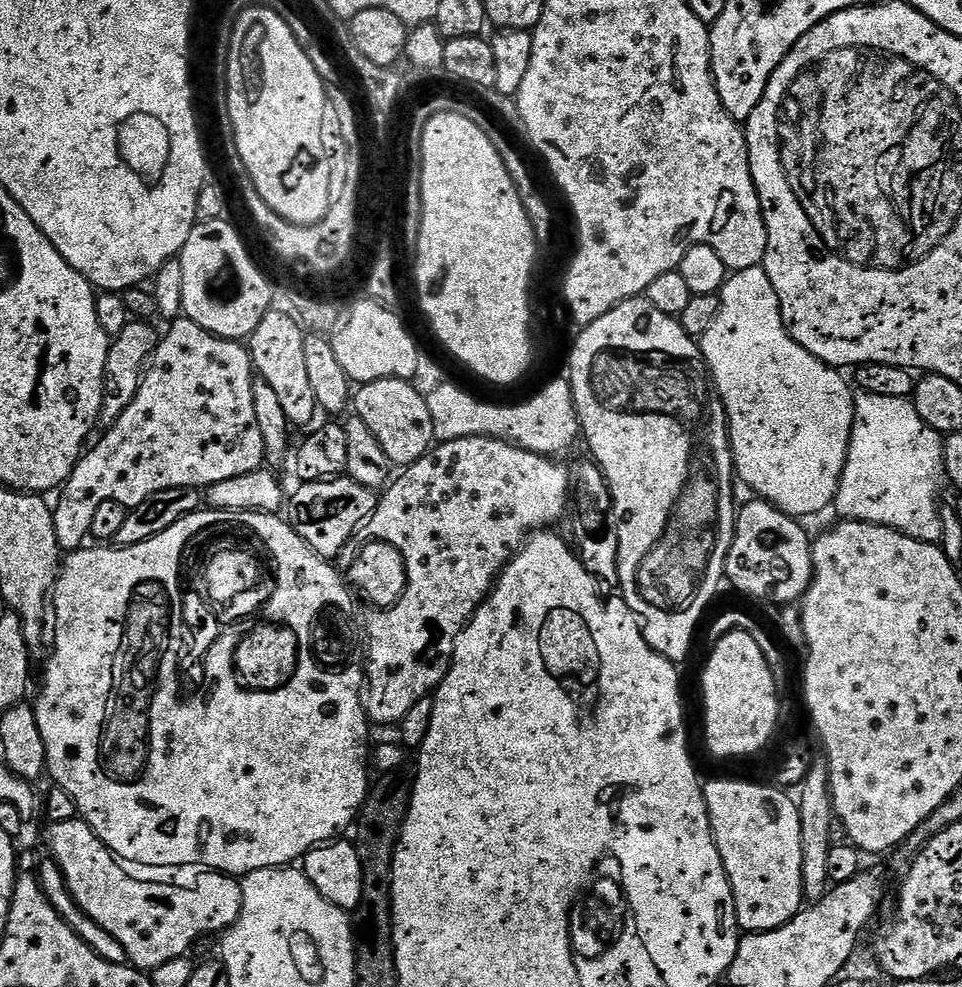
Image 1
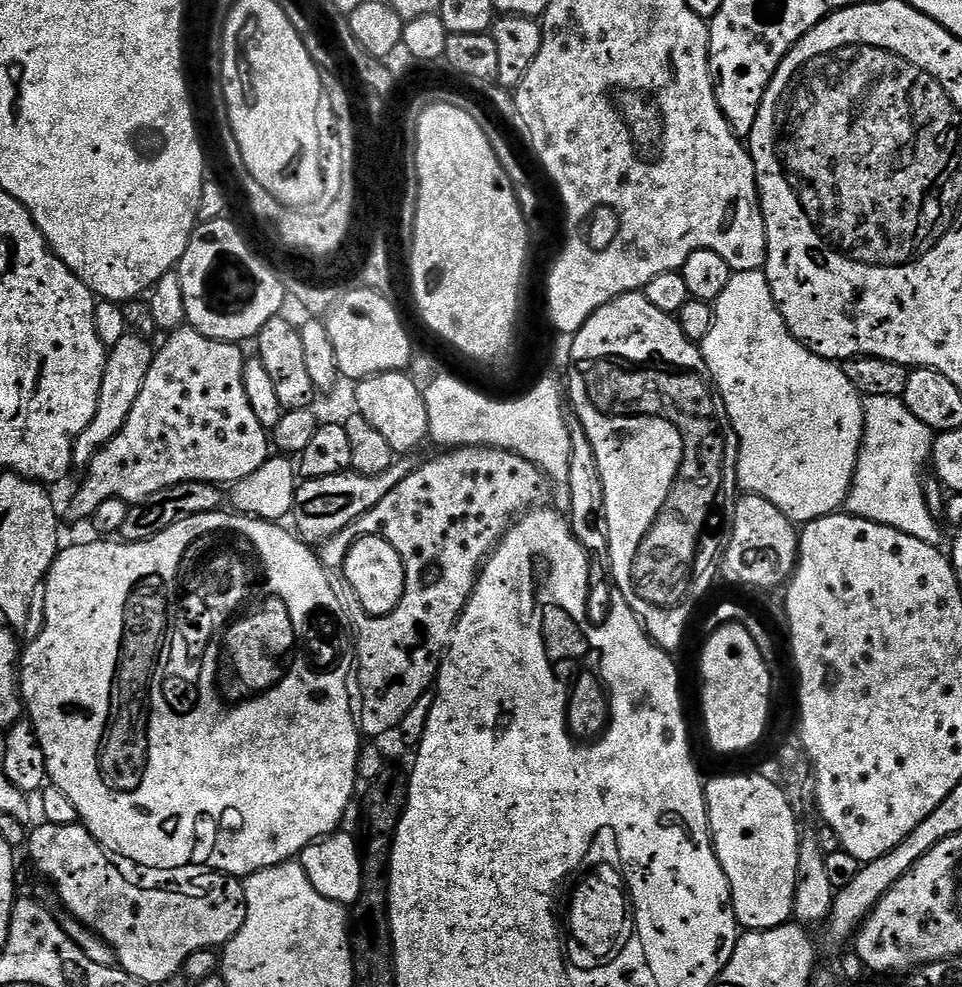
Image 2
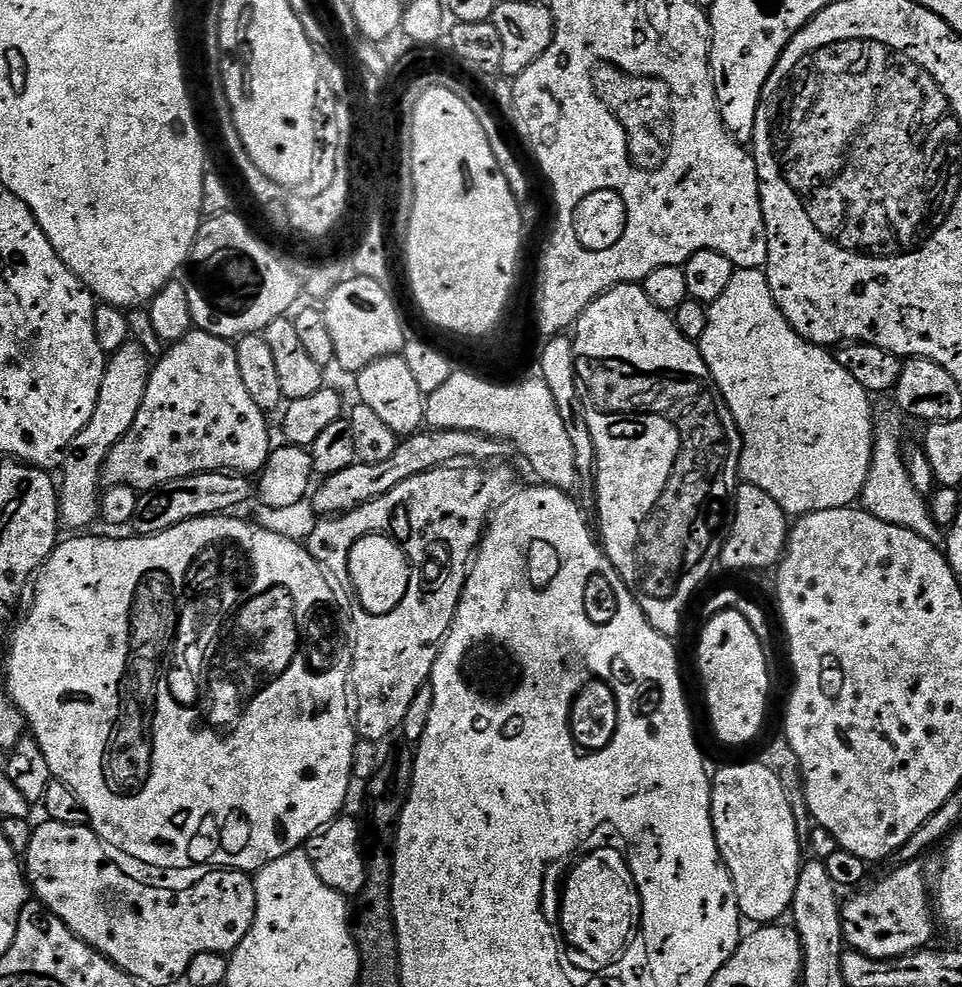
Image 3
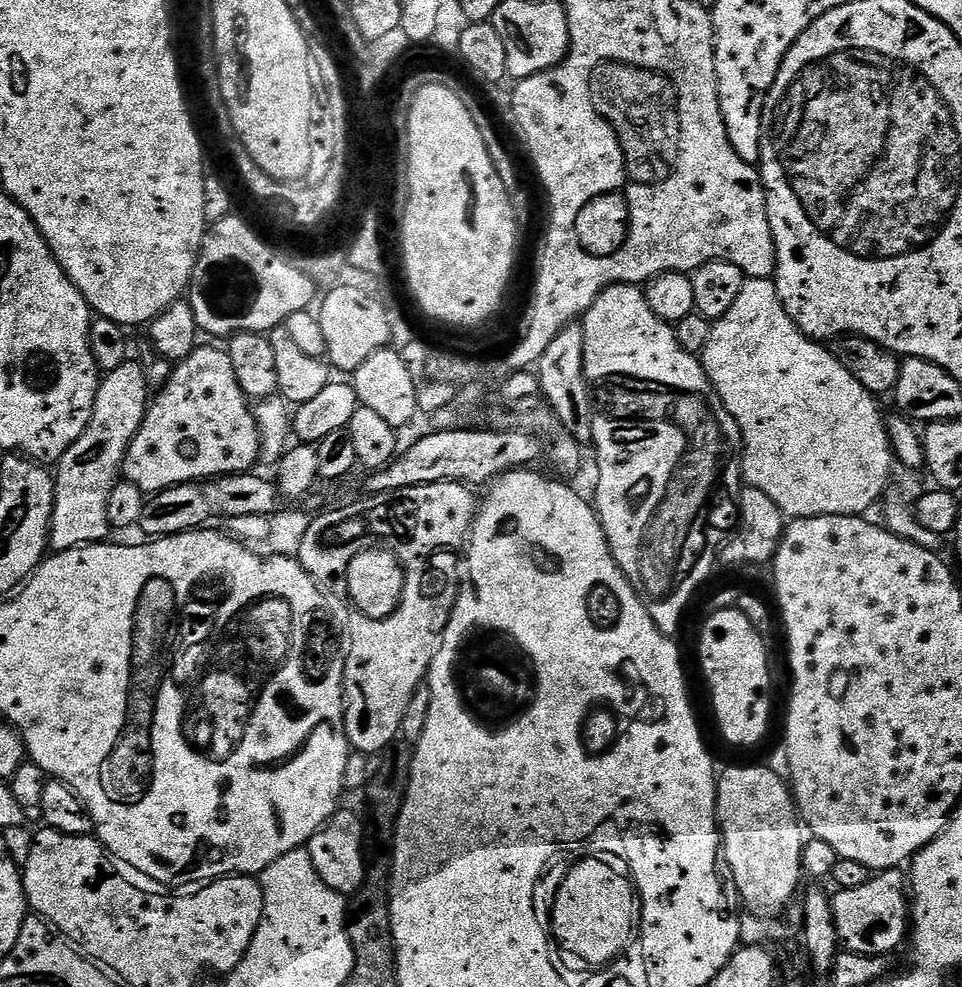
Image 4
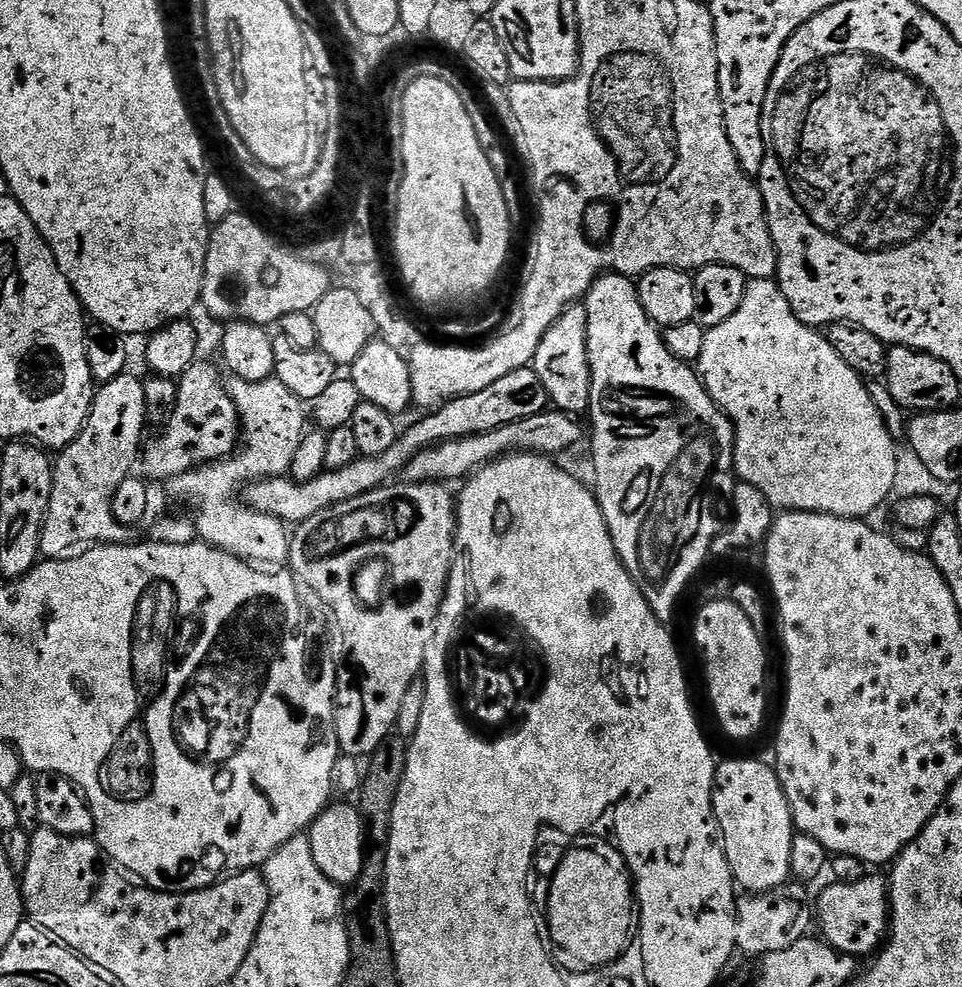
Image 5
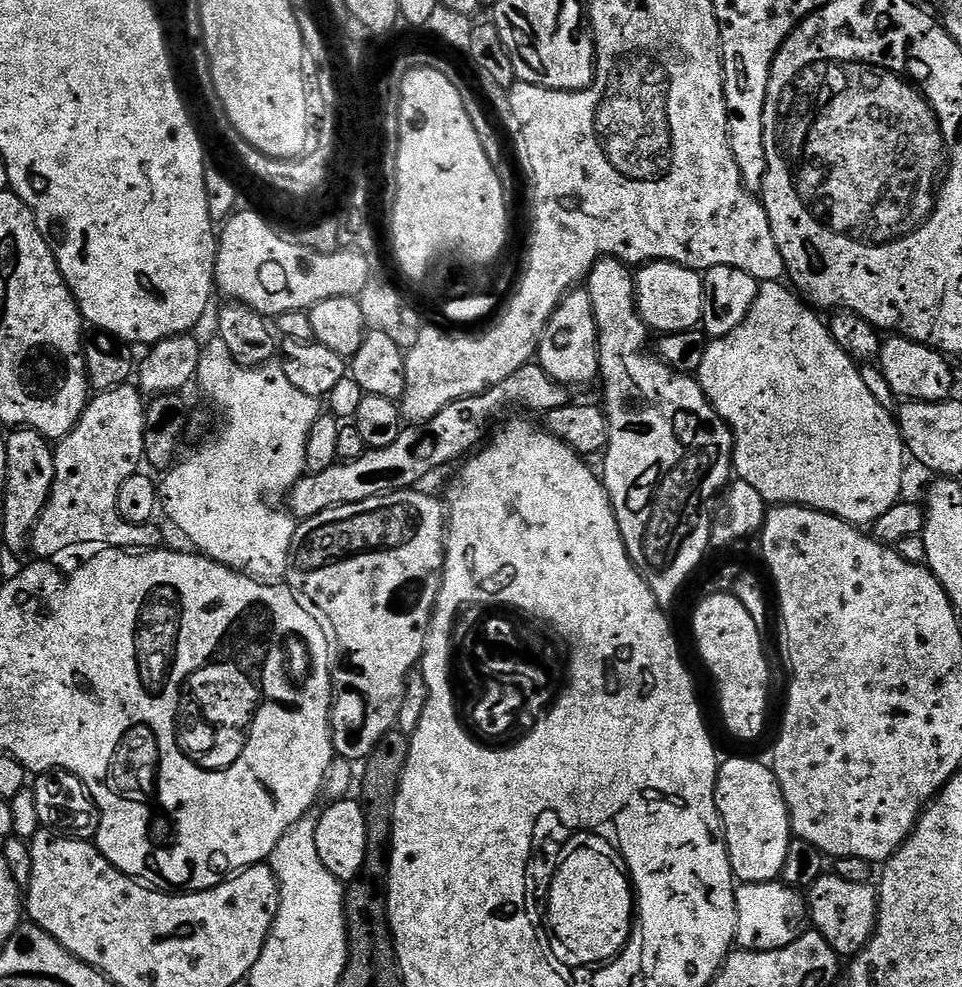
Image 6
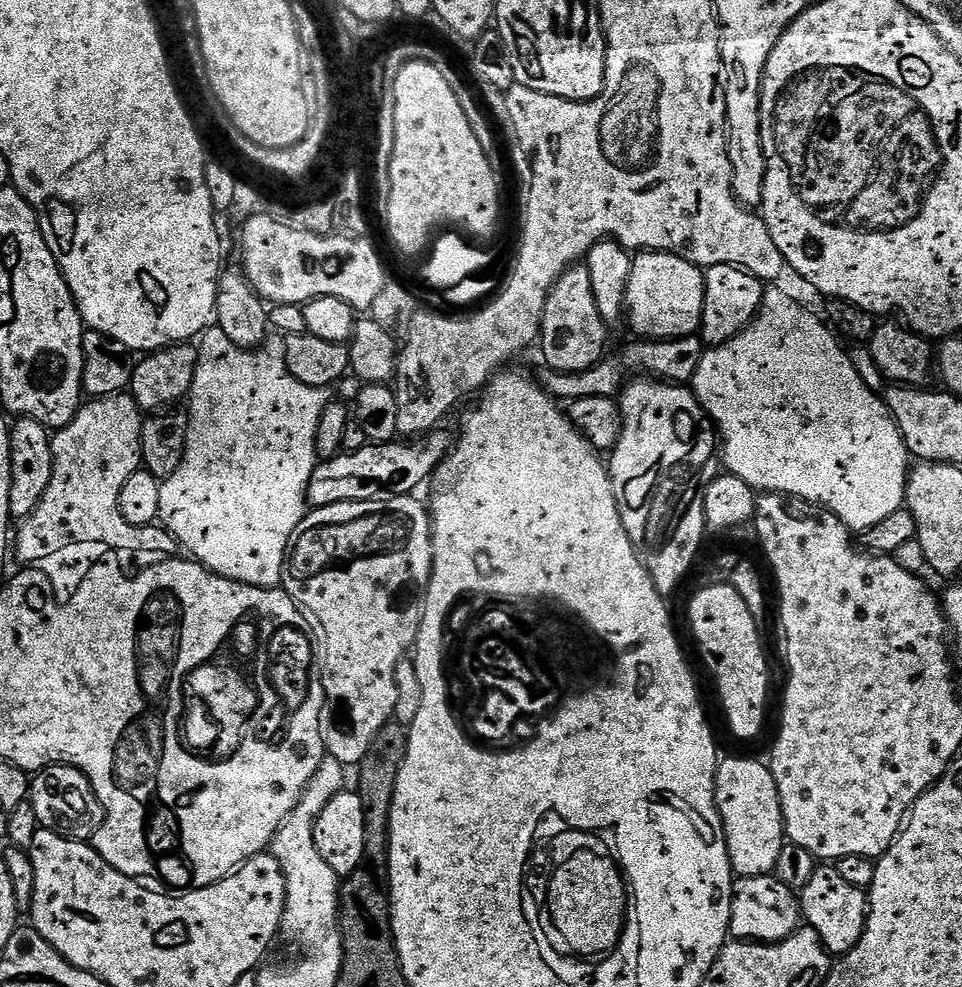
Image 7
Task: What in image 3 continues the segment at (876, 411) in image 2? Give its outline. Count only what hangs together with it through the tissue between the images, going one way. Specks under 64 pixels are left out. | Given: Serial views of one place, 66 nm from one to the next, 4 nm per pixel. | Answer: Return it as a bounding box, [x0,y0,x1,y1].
[862,428,946,546]

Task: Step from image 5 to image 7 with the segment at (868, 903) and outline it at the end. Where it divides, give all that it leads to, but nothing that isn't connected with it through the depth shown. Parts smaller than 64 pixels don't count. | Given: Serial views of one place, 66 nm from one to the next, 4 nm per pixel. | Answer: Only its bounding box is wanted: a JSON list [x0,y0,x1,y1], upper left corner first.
[798,866,868,957]

